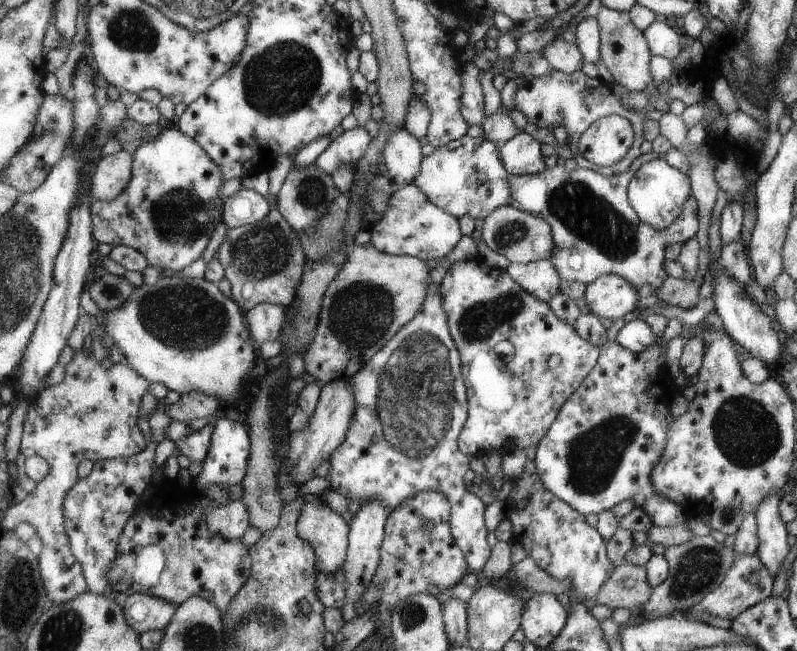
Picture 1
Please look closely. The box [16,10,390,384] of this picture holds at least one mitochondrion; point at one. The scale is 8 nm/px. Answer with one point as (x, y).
(185, 316)

